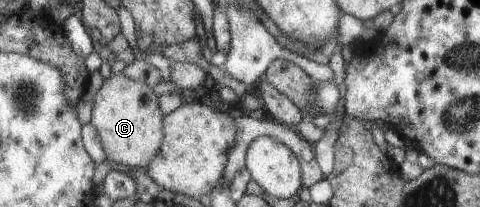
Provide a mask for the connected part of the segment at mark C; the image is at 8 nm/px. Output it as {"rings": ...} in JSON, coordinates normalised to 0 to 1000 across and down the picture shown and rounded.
{"rings":[[[260,343],[229,357],[217,386],[210,430],[200,449],[194,488],[190,585],[202,614],[213,662],[217,725],[225,768],[273,807],[300,807],[306,816],[310,783],[327,749],[344,662],[342,575],[346,556],[333,512],[333,469],[313,411],[273,382]]]}

